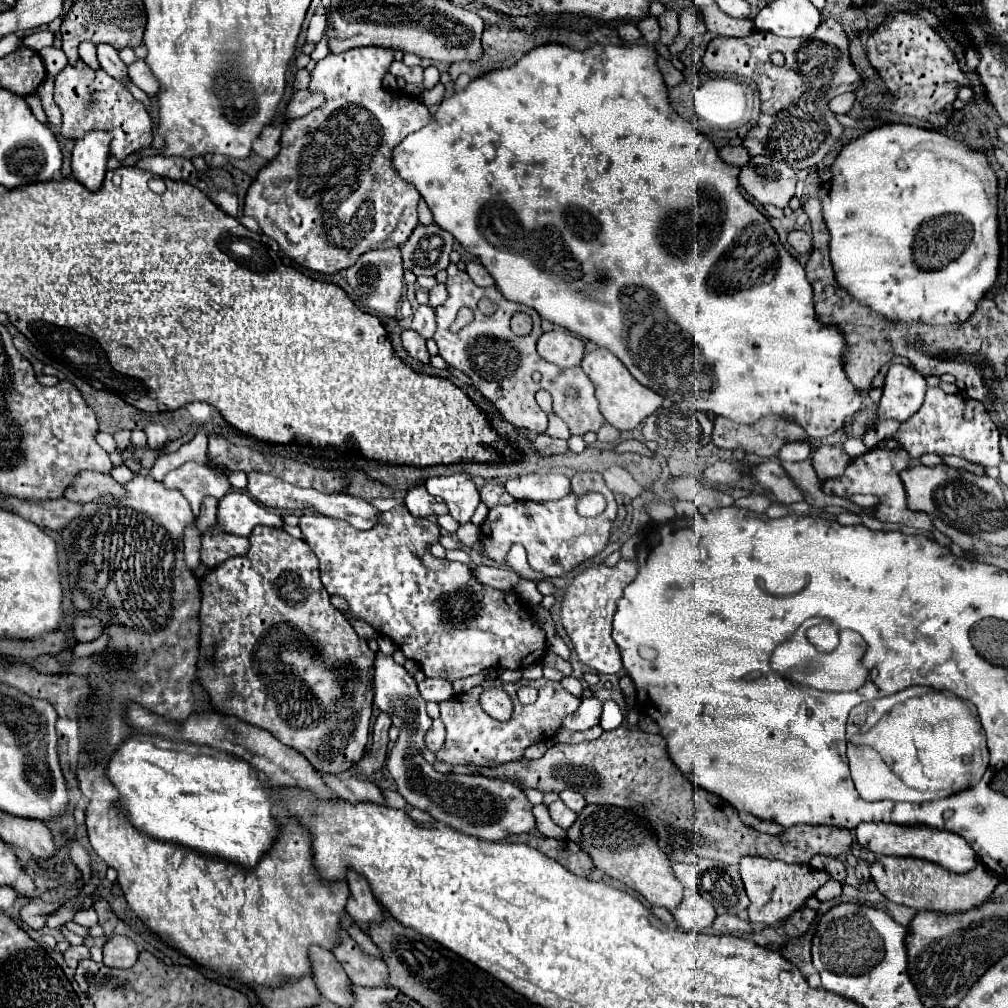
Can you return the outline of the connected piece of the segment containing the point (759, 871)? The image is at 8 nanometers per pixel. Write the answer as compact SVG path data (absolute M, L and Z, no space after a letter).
M744 855L740 859L740 875L744 881L746 893L750 895L750 901L752 901L748 907L750 921L766 923L766 925L784 921L788 915L800 909L820 885L824 885L830 879L826 871L812 869L810 865L792 865L792 863L784 863L778 859L766 859L766 857L756 857L756 855L754 857Z

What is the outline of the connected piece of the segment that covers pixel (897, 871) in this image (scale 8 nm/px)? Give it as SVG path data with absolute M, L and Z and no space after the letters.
M882 855L878 861L870 865L870 875L872 881L876 883L878 891L888 897L890 901L898 905L908 905L918 911L940 911L940 913L960 913L974 909L982 903L988 901L990 893L998 885L998 877L986 869L984 865L978 865L976 869L968 873L952 873L946 871L944 867L918 859L918 857L888 857Z

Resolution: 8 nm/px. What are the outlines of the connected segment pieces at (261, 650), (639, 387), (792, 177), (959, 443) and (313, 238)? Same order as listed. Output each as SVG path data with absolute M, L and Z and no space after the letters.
M256 527L250 533L252 545L248 555L244 557L232 557L212 569L206 579L202 581L202 609L200 609L200 621L202 621L202 649L214 649L214 659L212 663L200 665L200 681L202 687L210 693L212 703L216 709L220 709L226 715L234 715L244 723L250 723L254 727L260 727L264 731L270 731L282 745L288 745L290 749L296 749L302 753L310 765L320 771L320 773L342 773L350 769L354 763L362 759L366 741L368 741L368 725L370 725L370 715L372 715L372 701L374 701L374 691L372 691L372 667L374 667L374 653L370 651L366 639L358 637L358 633L352 629L348 619L336 611L330 603L330 595L324 589L318 573L318 557L312 553L308 543L304 539L294 539L290 537L284 529L268 529L268 527Z
M594 349L594 351L586 353L584 359L582 359L582 369L584 369L584 373L590 377L590 381L596 387L596 397L598 397L600 411L602 411L604 419L610 425L614 425L616 429L620 429L620 431L634 429L648 415L652 415L664 401L658 393L654 393L652 389L648 389L642 383L638 383L628 373L628 369L622 365L622 361L618 361L608 349Z
M756 155L742 167L738 175L740 187L758 203L786 207L796 193L796 171L784 163L776 163L766 155Z
M940 387L926 391L926 399L920 413L904 421L892 439L902 443L902 449L916 459L924 453L936 453L958 455L976 465L1000 465L1000 443L996 425L984 405L980 401L964 401L964 397L948 395Z
M364 47L348 49L338 55L328 53L318 61L310 73L308 89L322 93L324 103L306 117L288 121L282 127L278 155L260 169L256 185L252 183L248 187L244 215L254 217L264 235L274 239L292 261L314 273L338 273L352 267L366 251L400 247L418 225L416 207L420 193L394 173L390 157L392 149L400 145L406 135L426 127L432 117L420 99L382 89L382 77L388 73L394 53L394 49Z

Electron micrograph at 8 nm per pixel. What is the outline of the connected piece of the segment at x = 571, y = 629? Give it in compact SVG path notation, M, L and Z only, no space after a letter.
M620 559L614 567L606 567L600 563L596 567L580 571L564 589L564 597L560 601L560 619L564 631L568 633L580 663L596 673L614 675L622 669L622 659L612 639L612 617L616 601L622 597L624 587L634 581L636 569L636 559Z

